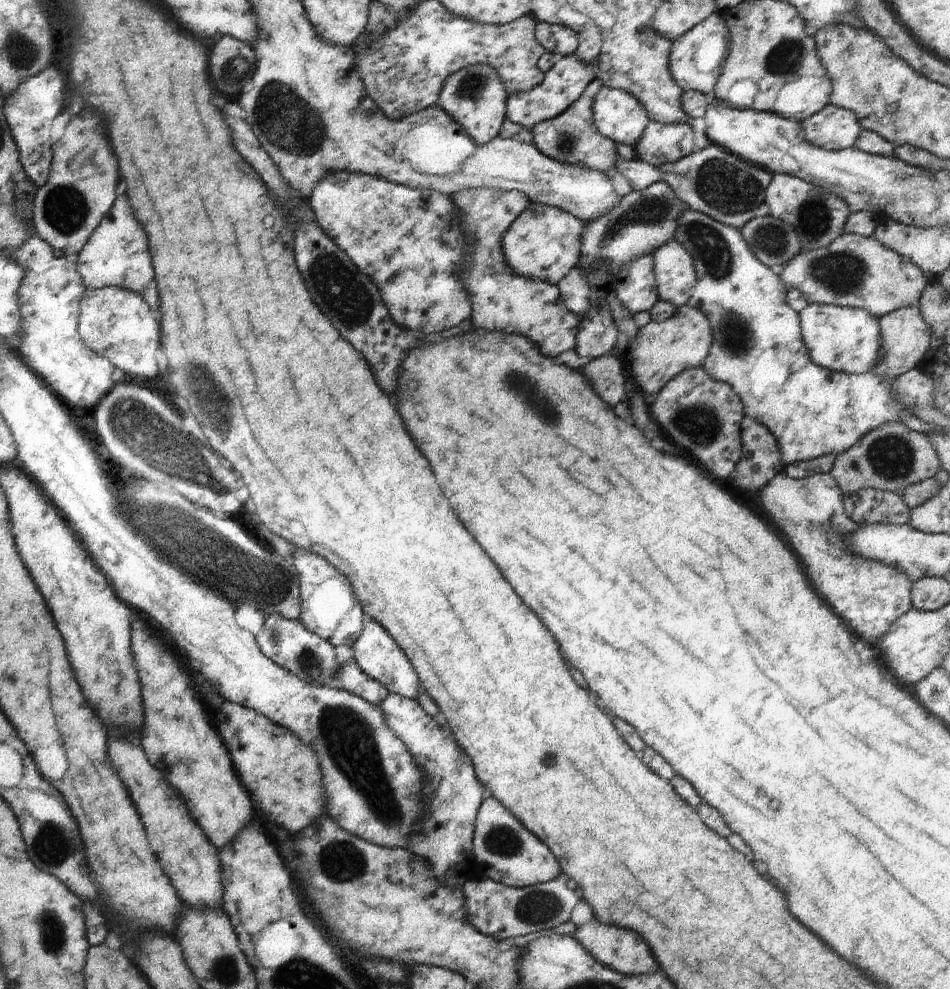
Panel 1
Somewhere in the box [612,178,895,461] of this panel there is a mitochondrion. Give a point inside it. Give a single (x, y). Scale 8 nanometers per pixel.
(842, 274)

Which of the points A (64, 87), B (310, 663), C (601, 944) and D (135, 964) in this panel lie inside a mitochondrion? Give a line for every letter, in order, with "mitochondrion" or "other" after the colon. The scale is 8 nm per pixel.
A: other
B: mitochondrion
C: other
D: other

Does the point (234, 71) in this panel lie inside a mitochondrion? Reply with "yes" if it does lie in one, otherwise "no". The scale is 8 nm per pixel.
yes

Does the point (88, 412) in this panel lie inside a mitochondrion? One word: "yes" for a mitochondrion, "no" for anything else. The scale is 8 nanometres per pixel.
no

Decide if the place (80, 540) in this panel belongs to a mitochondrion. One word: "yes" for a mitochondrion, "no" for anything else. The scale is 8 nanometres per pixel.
no

